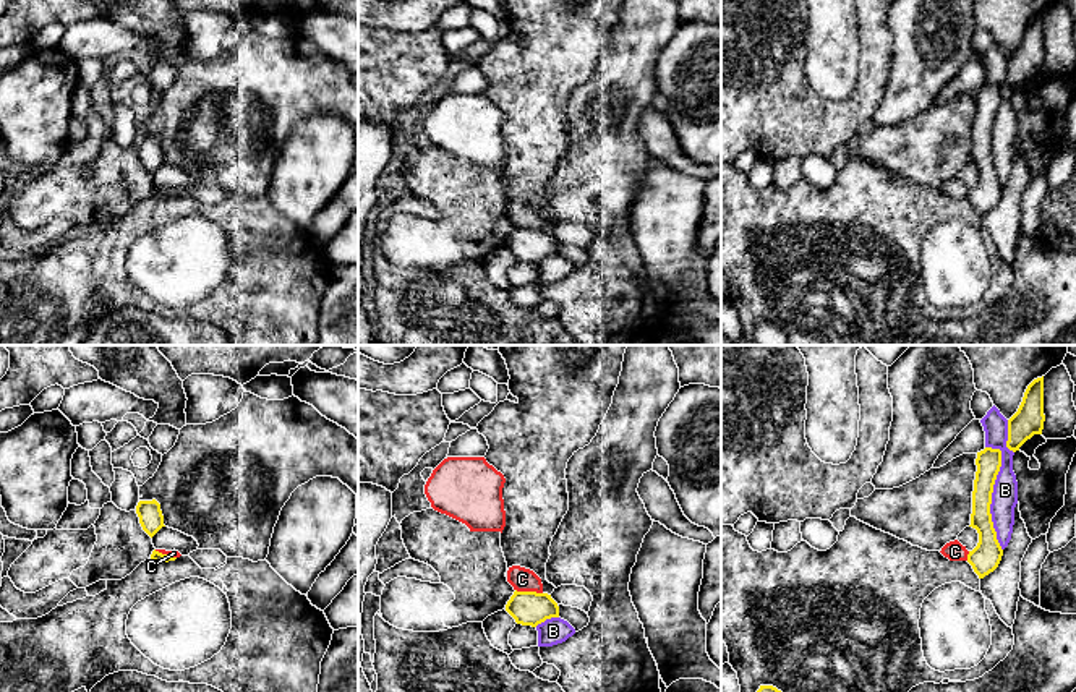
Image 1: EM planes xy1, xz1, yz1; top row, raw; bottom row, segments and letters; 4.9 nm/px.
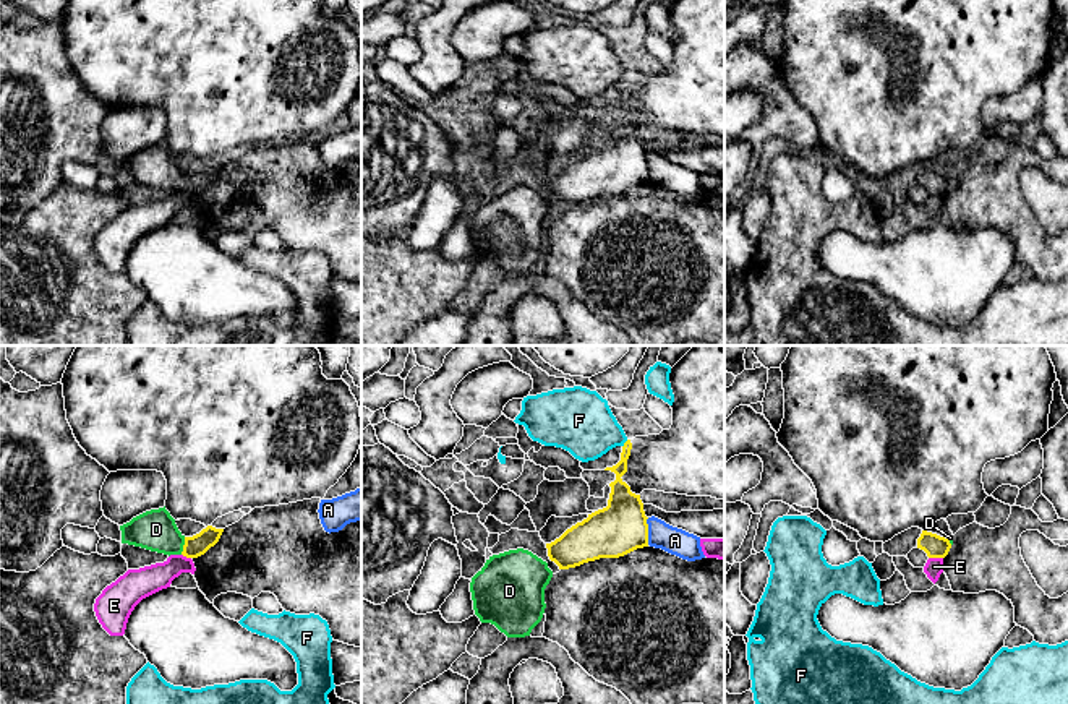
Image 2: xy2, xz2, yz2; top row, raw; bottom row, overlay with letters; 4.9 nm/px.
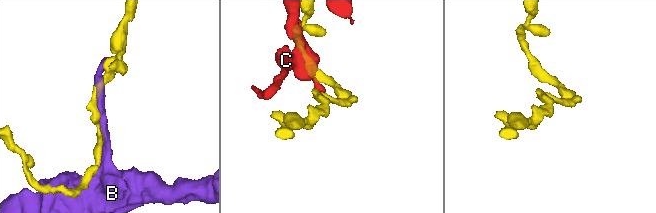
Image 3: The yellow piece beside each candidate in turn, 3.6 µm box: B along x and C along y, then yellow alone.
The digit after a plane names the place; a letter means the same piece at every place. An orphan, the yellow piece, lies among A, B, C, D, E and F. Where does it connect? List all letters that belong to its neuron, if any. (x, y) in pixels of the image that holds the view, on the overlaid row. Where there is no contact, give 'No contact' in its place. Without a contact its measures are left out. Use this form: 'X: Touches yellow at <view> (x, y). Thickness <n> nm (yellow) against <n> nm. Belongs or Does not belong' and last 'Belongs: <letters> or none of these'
A: Touches yellow at xz2 (647, 531). Thickness 260 nm (yellow) against 130 nm. Does not belong
B: Touches yellow at yz1 (992, 491). Thickness 130 nm (yellow) against 130 nm. Does not belong
C: Touches yellow at xz1 (529, 592). Thickness 180 nm (yellow) against 120 nm. Does not belong
D: Touches yellow at xy2 (183, 545). Thickness 110 nm (yellow) against 200 nm. Belongs
E: Touches yellow at yz2 (935, 557). Thickness 110 nm (yellow) against 90 nm. Does not belong
F: Touches yellow at xz2 (624, 443). Thickness 100 nm (yellow) against 320 nm. Does not belong
Belongs: D

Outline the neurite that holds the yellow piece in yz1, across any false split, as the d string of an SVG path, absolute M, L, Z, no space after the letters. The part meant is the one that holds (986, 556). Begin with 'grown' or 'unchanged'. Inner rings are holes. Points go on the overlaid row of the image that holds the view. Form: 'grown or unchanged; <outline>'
unchanged; M985 447L977 452L976 465L977 472L969 527L977 530L979 543L969 551L967 562L972 566L979 579L984 579L998 567L1003 556L990 514L993 485L1001 467L1001 451Z

